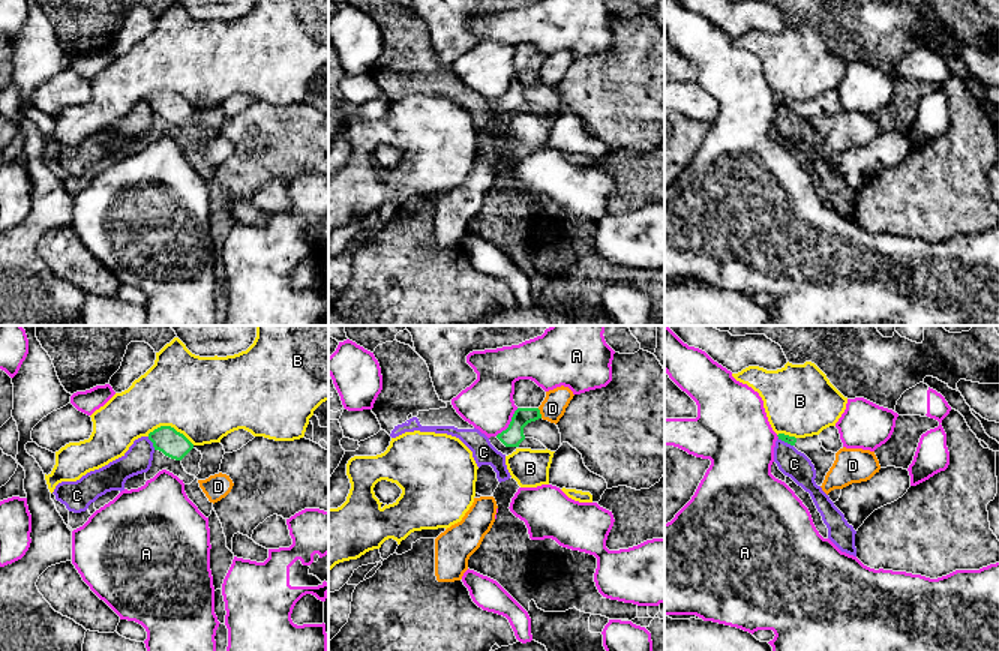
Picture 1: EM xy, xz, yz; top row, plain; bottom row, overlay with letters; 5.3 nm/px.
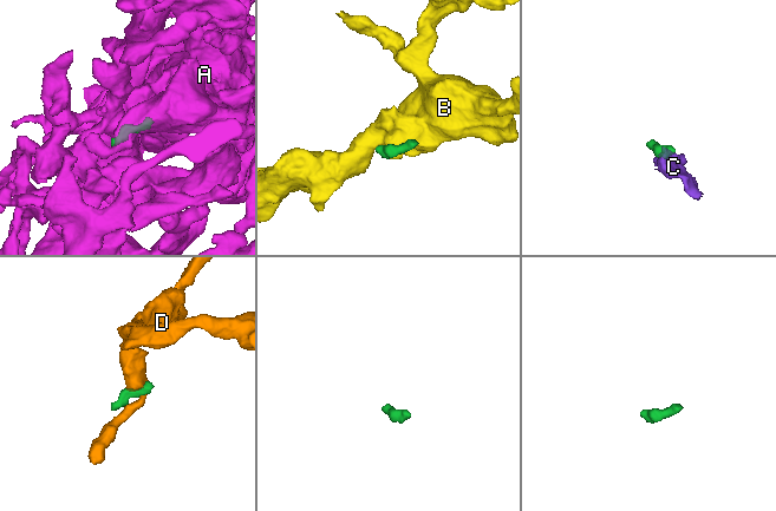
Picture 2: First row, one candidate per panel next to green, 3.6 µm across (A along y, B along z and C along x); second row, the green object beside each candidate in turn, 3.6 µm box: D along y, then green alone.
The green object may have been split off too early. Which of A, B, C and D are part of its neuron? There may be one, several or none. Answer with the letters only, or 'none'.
none

